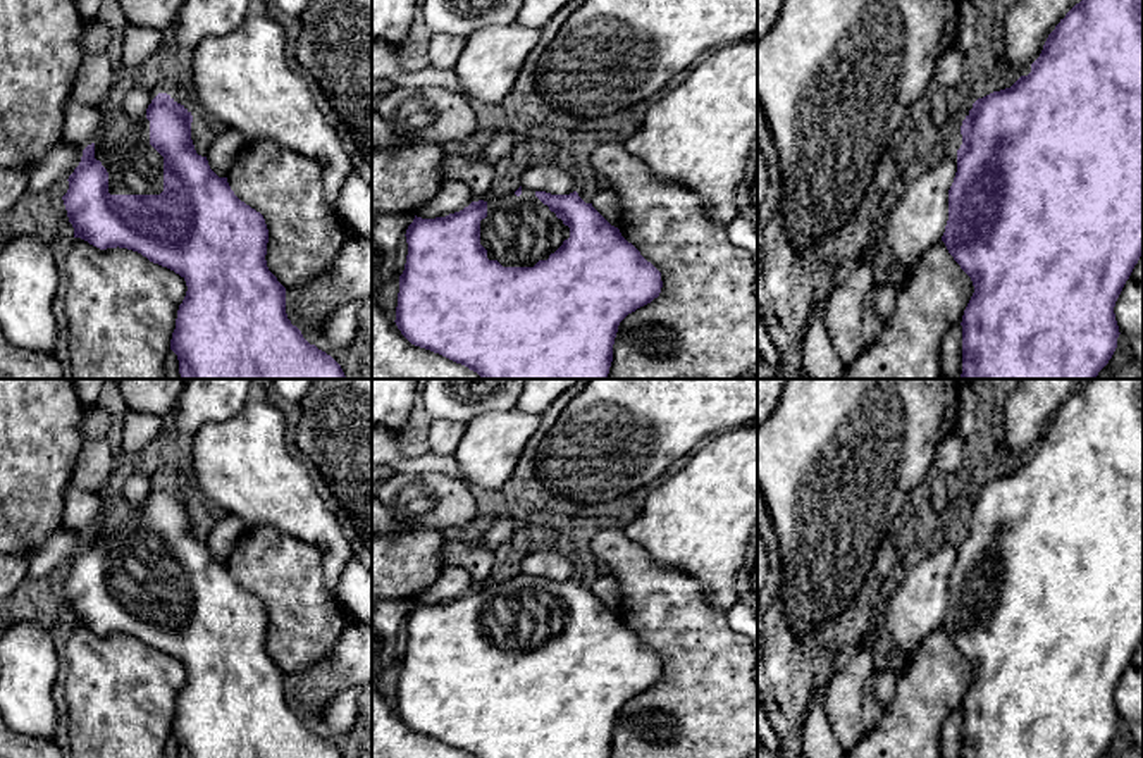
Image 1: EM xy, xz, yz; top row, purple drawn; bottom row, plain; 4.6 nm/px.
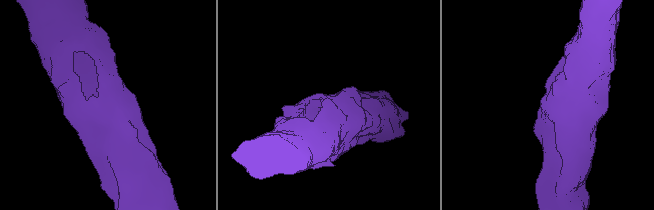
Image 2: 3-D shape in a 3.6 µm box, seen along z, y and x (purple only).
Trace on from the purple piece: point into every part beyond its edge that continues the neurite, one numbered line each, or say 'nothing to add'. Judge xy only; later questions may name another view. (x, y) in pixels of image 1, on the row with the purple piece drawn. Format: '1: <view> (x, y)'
1: xy (123, 145)

